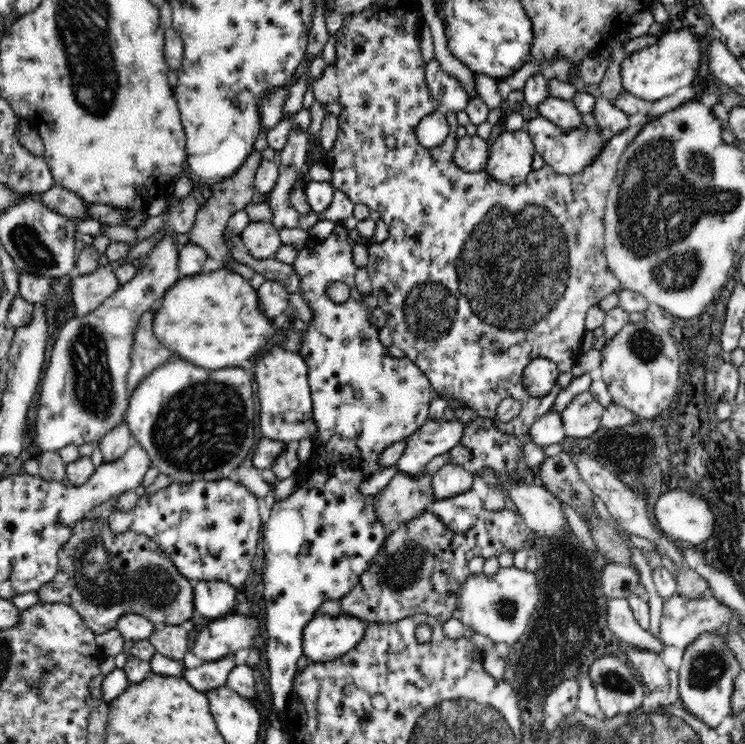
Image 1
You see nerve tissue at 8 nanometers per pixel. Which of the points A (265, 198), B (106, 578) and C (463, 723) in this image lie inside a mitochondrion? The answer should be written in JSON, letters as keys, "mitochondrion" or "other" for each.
{"A":"other","B":"mitochondrion","C":"mitochondrion"}

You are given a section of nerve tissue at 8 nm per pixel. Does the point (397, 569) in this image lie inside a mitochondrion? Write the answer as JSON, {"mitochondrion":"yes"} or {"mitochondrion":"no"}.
{"mitochondrion":"yes"}

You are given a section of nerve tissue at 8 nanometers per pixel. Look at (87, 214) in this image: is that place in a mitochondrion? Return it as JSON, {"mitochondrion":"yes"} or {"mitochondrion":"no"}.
{"mitochondrion":"no"}

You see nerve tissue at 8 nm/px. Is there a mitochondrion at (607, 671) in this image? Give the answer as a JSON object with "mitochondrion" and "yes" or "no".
{"mitochondrion":"yes"}

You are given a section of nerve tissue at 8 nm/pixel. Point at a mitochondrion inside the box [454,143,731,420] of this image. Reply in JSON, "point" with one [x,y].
{"point":[644,344]}

